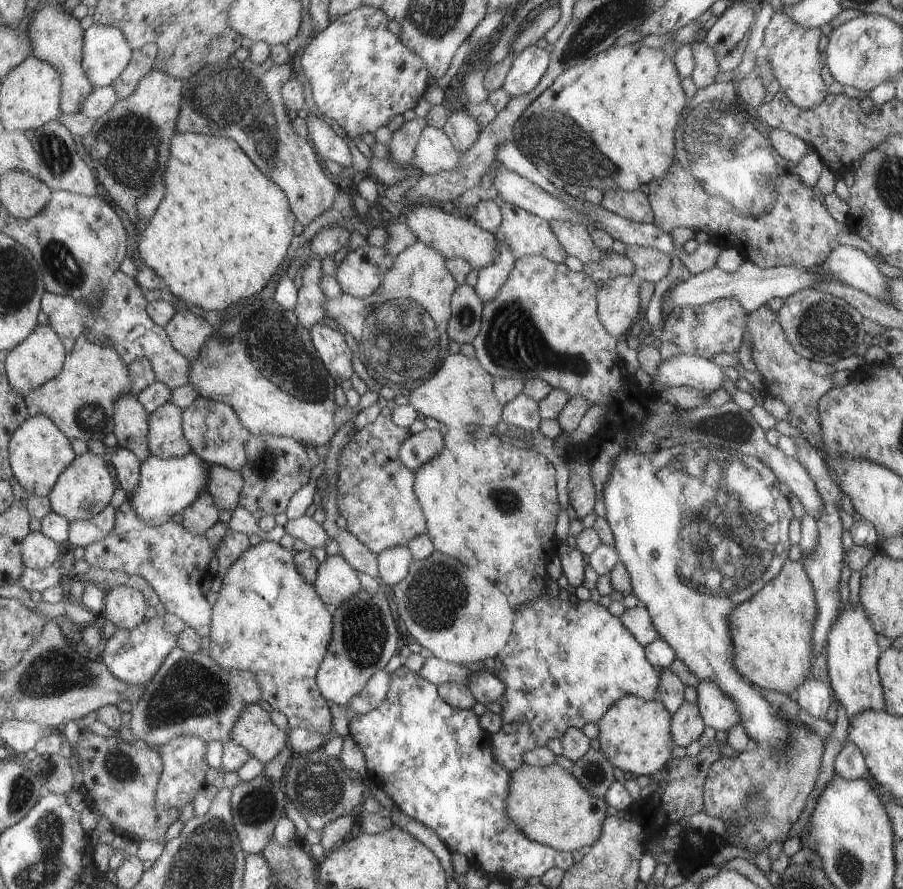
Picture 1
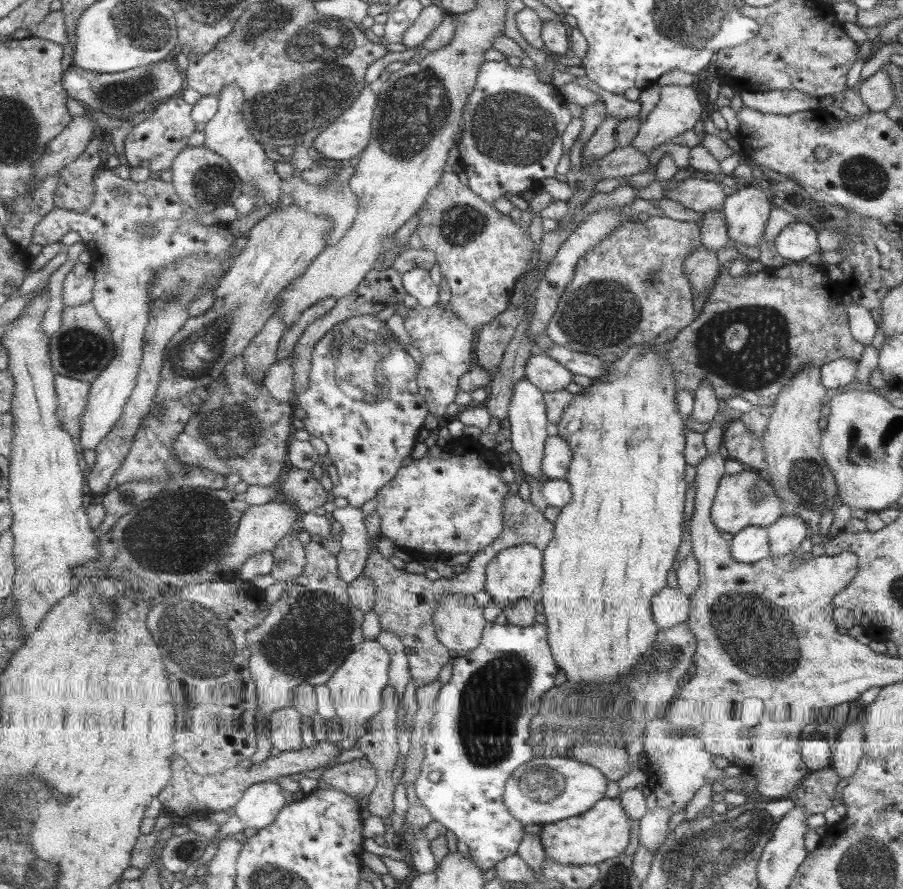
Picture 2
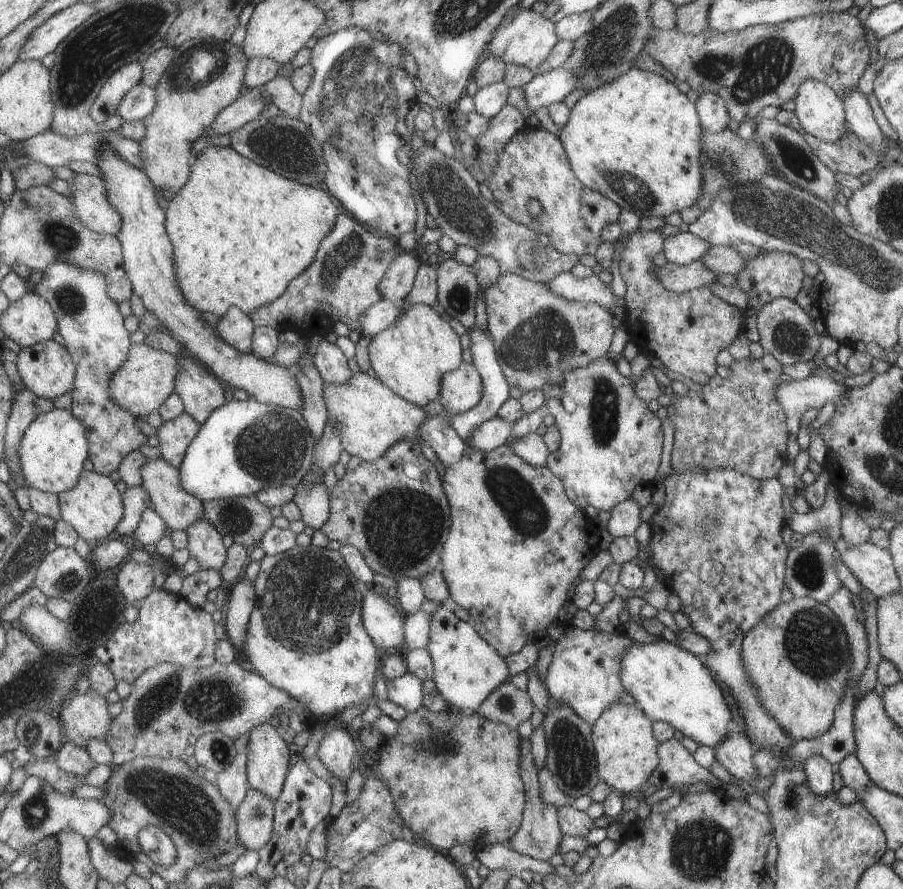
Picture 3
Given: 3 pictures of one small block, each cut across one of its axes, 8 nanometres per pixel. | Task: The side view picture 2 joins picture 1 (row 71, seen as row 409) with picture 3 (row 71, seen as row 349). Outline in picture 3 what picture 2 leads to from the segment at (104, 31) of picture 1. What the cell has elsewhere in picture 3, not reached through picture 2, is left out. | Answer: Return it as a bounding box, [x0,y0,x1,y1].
[91,60,143,122]

